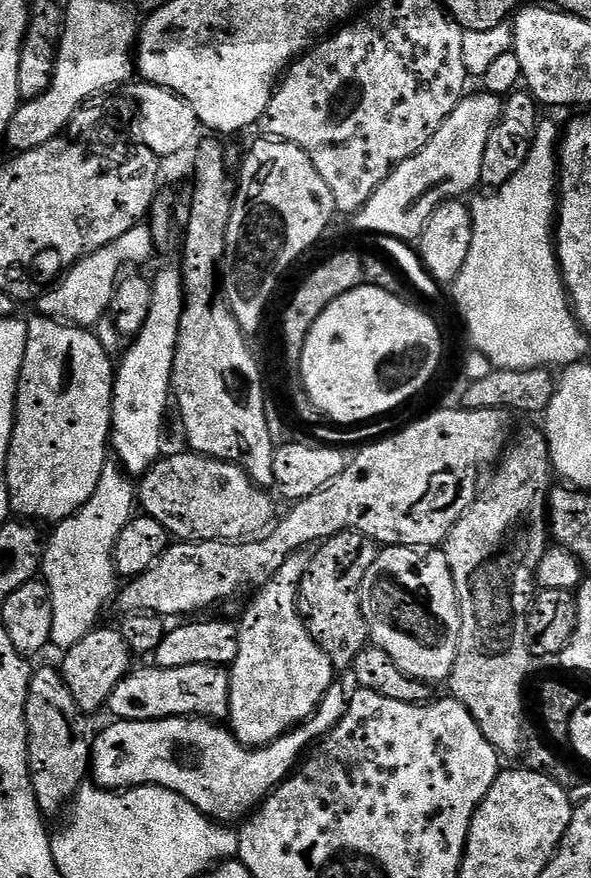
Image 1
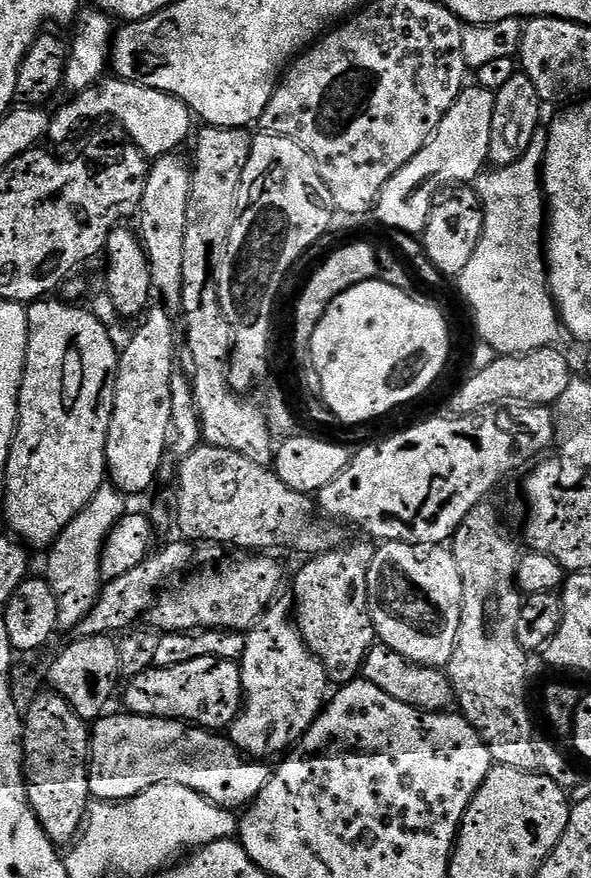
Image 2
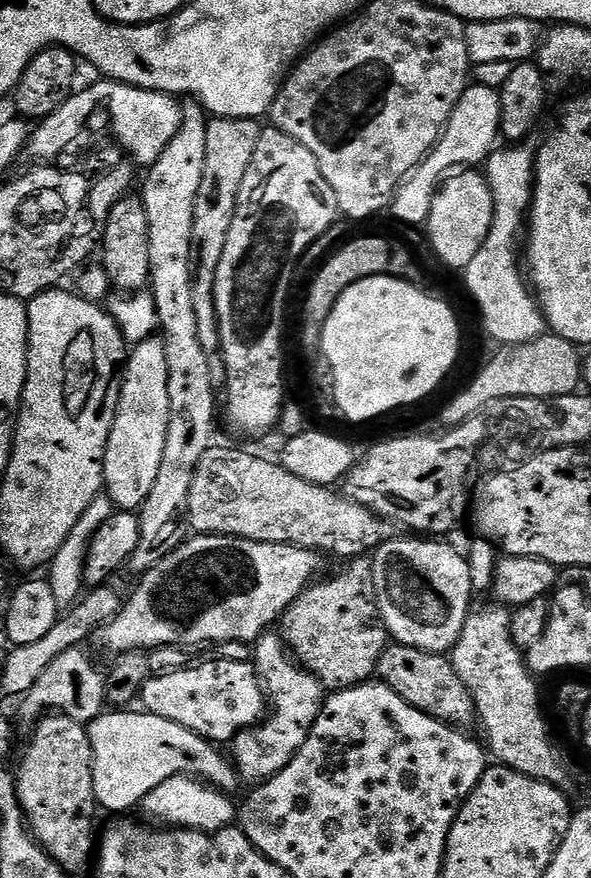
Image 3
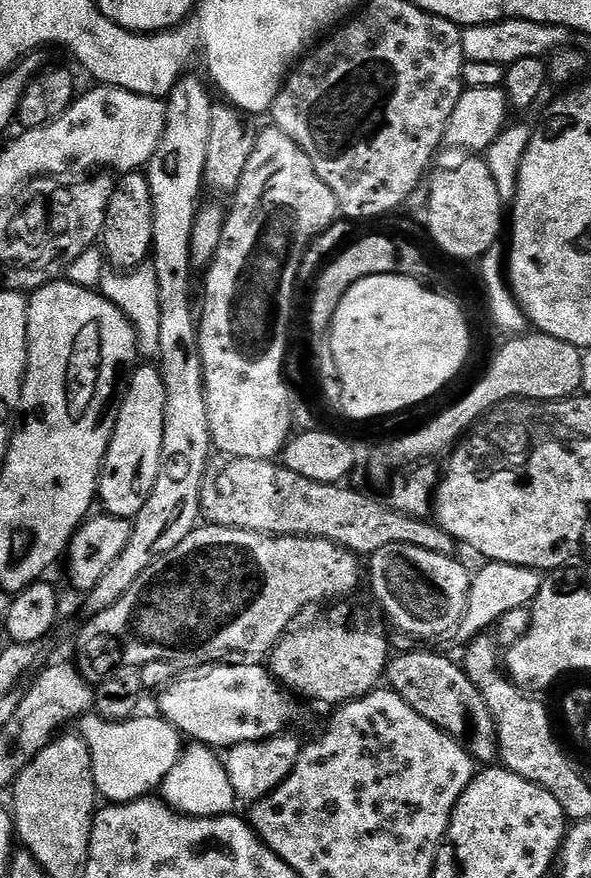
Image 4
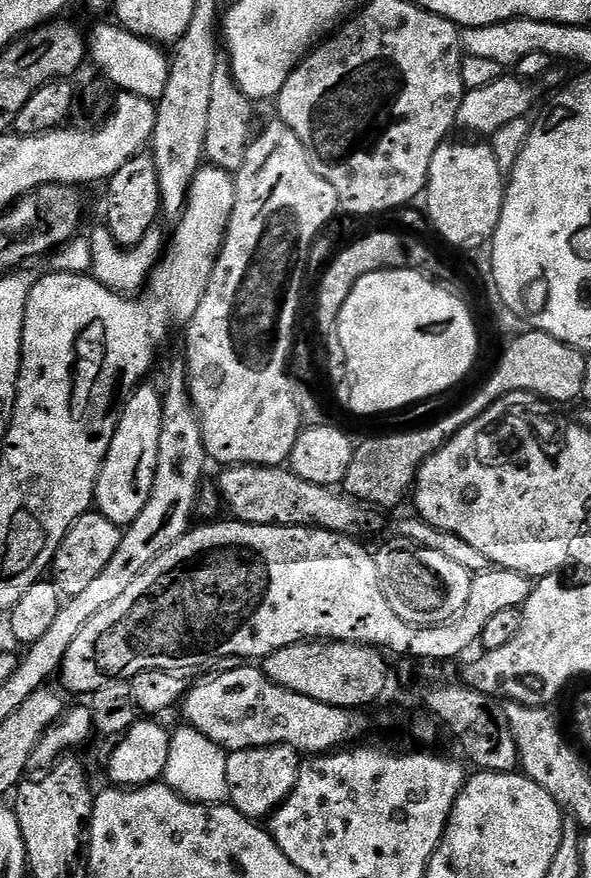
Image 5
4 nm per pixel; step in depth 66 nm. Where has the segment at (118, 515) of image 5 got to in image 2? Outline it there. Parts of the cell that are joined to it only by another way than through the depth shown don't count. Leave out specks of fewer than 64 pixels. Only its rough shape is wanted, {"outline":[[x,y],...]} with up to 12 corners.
{"outline":[[149,307],[120,352],[107,475],[129,497],[170,448],[178,328]]}

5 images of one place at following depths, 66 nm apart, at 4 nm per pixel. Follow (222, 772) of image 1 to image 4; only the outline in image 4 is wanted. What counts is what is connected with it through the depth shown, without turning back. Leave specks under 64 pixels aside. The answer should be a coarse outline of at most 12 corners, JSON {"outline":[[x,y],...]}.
{"outline":[[89,714],[79,735],[99,755],[119,750],[124,784],[103,799],[155,793],[180,760],[180,731],[159,714],[123,721]]}

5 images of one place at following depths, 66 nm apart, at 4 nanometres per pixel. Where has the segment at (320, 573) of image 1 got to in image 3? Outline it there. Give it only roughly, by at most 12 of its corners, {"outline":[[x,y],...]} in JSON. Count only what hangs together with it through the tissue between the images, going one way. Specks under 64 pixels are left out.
{"outline":[[372,561],[309,584],[284,642],[325,689],[369,683],[390,643]]}

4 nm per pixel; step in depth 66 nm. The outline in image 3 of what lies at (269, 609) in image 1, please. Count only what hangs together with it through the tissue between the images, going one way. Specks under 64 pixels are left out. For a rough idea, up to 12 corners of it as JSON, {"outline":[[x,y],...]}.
{"outline":[[283,635],[254,667],[271,711],[238,732],[230,759],[252,786],[302,750],[326,699]]}

